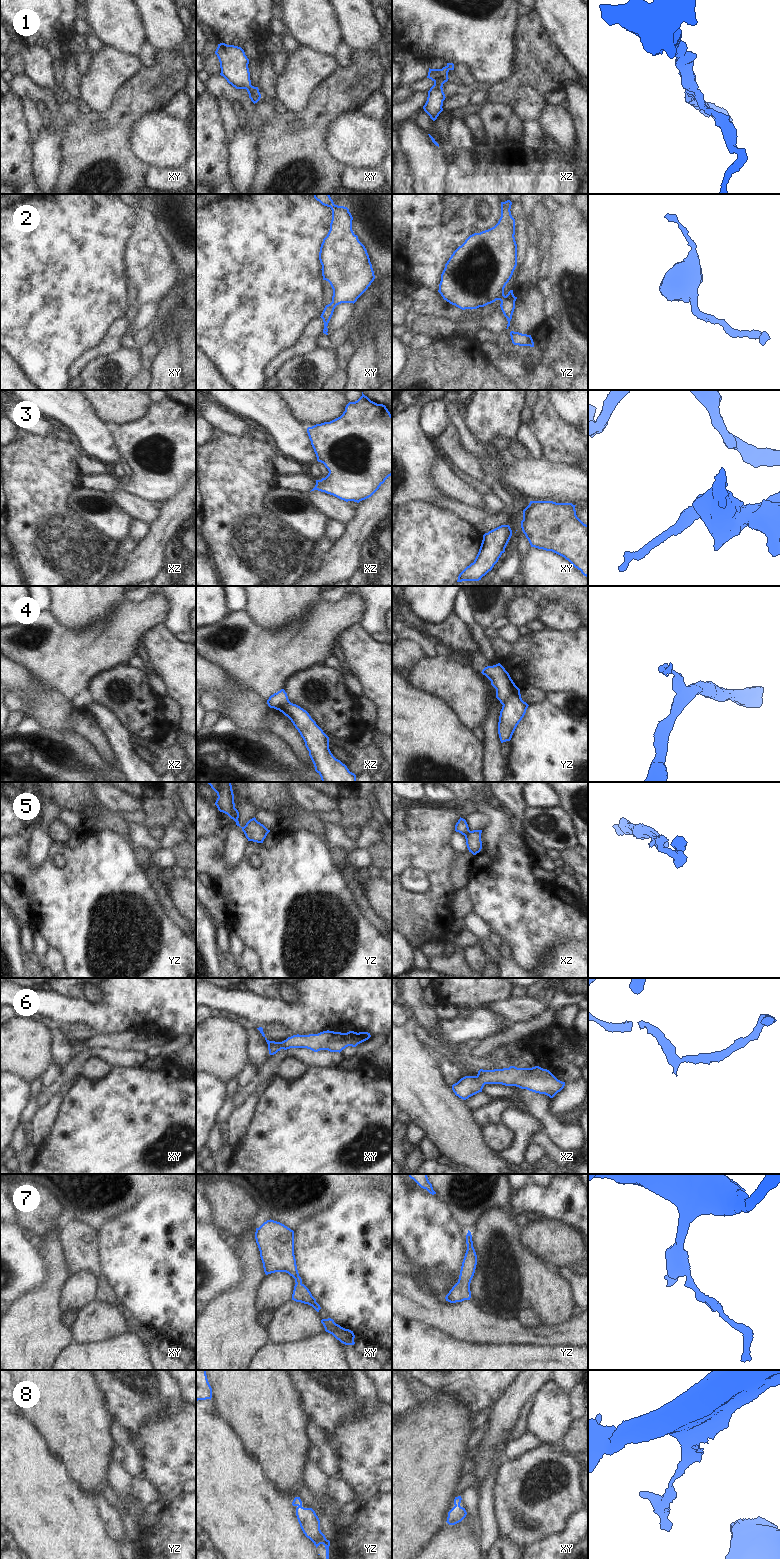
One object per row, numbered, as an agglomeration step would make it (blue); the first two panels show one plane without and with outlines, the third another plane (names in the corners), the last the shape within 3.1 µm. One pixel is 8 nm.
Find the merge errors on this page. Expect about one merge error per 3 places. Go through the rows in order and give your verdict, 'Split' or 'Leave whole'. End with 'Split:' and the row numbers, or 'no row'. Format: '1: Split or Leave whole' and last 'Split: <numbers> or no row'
1: Leave whole
2: Leave whole
3: Leave whole
4: Split
5: Split
6: Leave whole
7: Leave whole
8: Leave whole
Split: 4, 5

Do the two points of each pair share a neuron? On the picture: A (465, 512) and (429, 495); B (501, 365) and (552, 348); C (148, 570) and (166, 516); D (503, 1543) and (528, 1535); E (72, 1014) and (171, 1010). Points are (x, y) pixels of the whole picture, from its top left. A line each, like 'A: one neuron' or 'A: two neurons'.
A: two neurons
B: two neurons
C: one neuron
D: two neurons
E: one neuron

